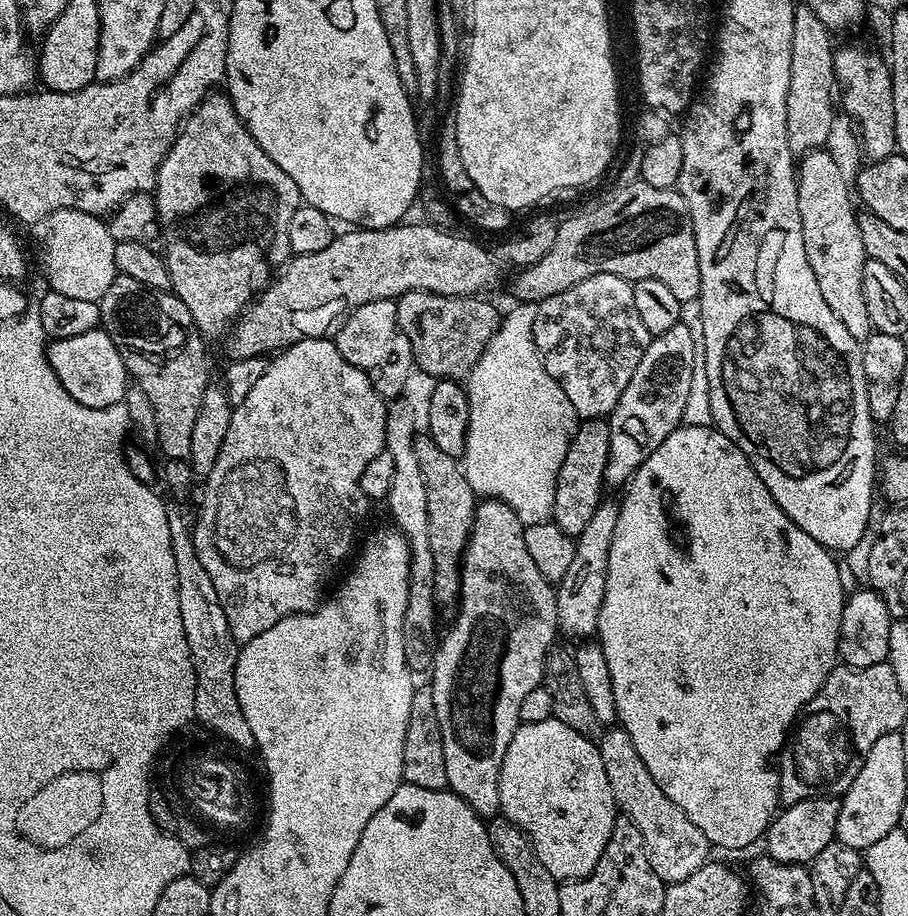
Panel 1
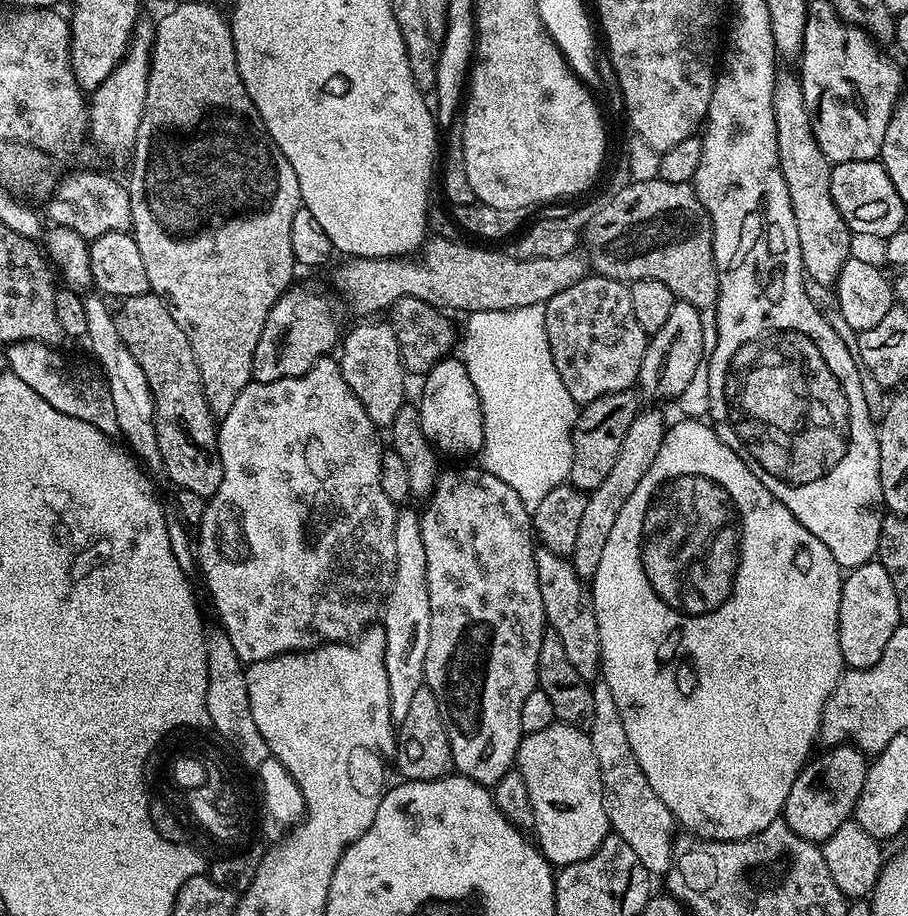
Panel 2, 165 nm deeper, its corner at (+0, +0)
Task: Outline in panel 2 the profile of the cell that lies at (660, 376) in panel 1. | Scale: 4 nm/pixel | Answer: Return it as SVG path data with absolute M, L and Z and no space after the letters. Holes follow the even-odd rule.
M677 300L674 310L670 310L668 320L662 325L662 330L648 336L648 345L645 348L645 357L642 358L638 379L638 392L645 401L675 401L689 385L689 381L692 381L698 362L706 359L700 311L701 309L690 306L690 302Z

